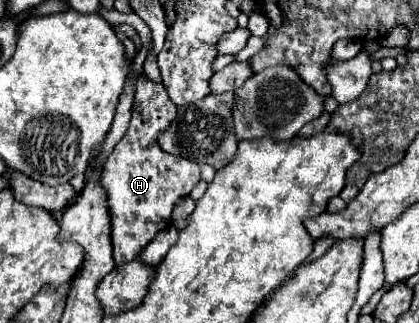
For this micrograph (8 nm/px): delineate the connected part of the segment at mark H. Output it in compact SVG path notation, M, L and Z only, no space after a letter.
M140 76L136 84L132 120L124 138L116 144L114 152L102 166L100 186L106 190L108 214L112 224L114 262L122 266L134 260L140 250L164 228L170 226L170 214L178 198L188 196L194 184L200 180L200 168L182 156L174 156L162 150L158 138L166 132L176 116L176 104L168 98L164 86L154 84L146 76Z

